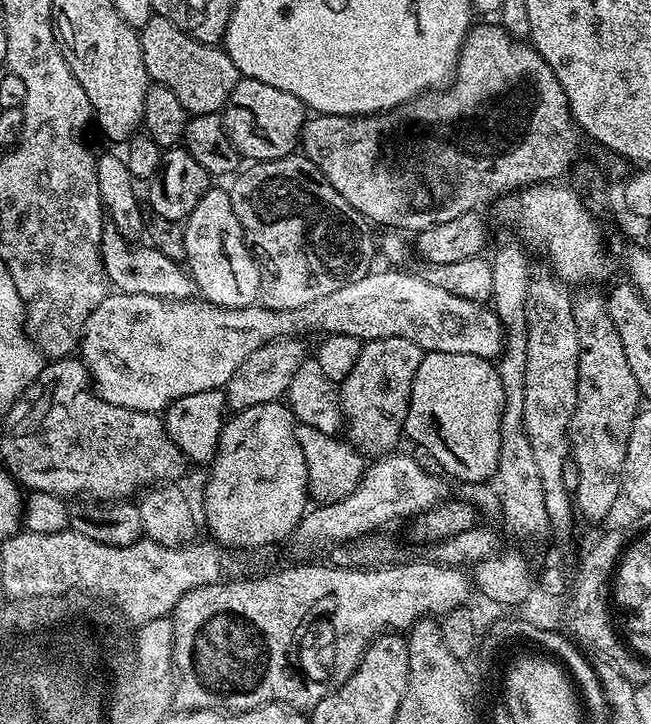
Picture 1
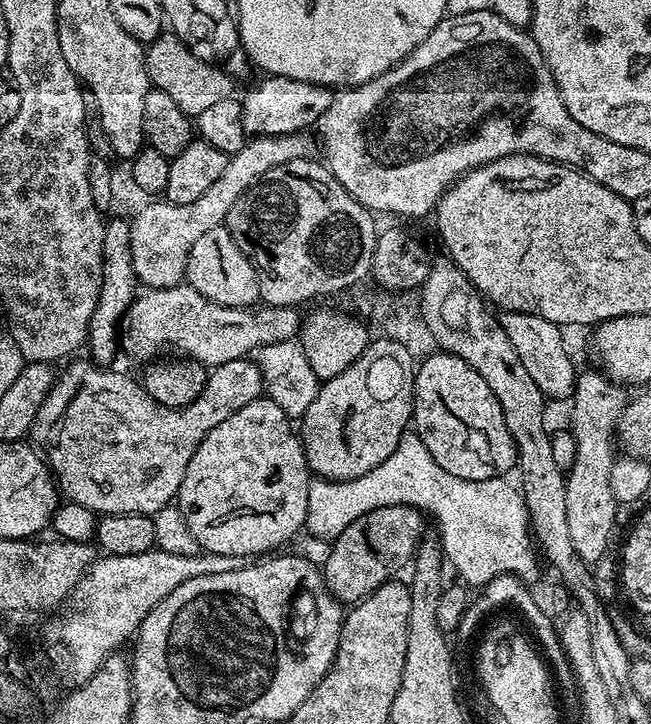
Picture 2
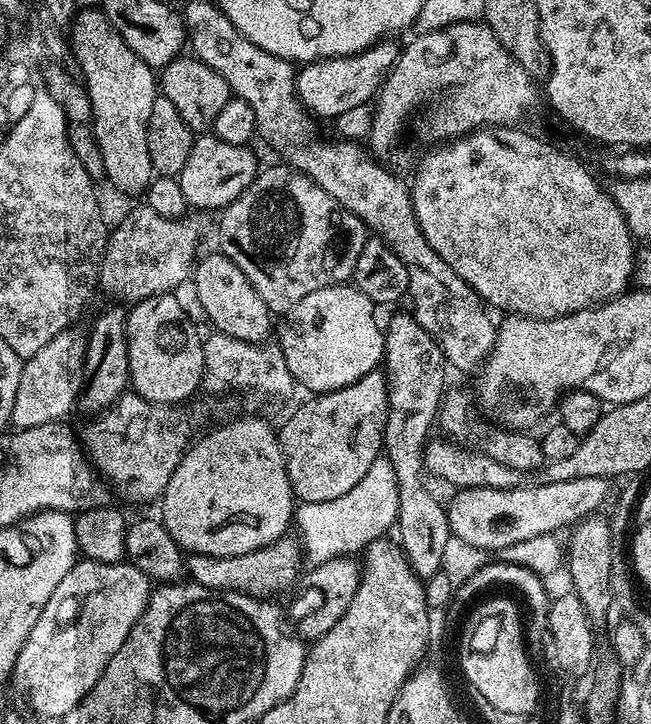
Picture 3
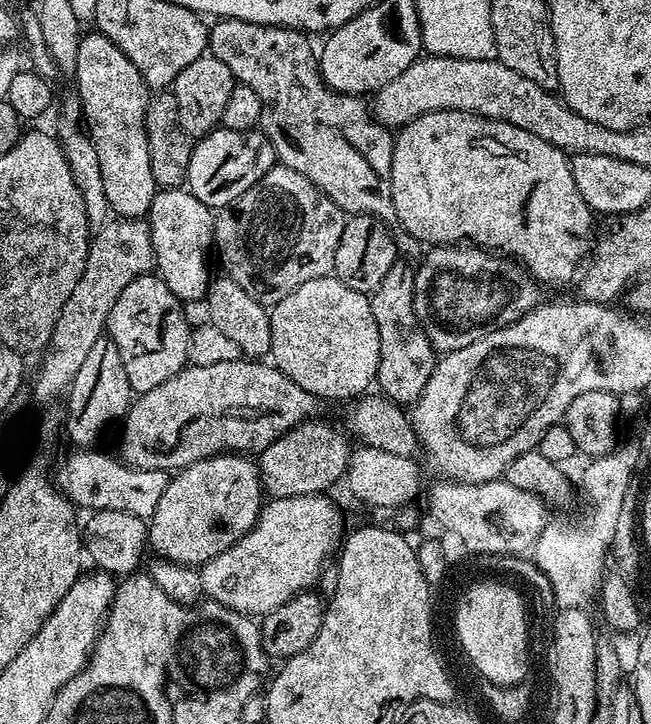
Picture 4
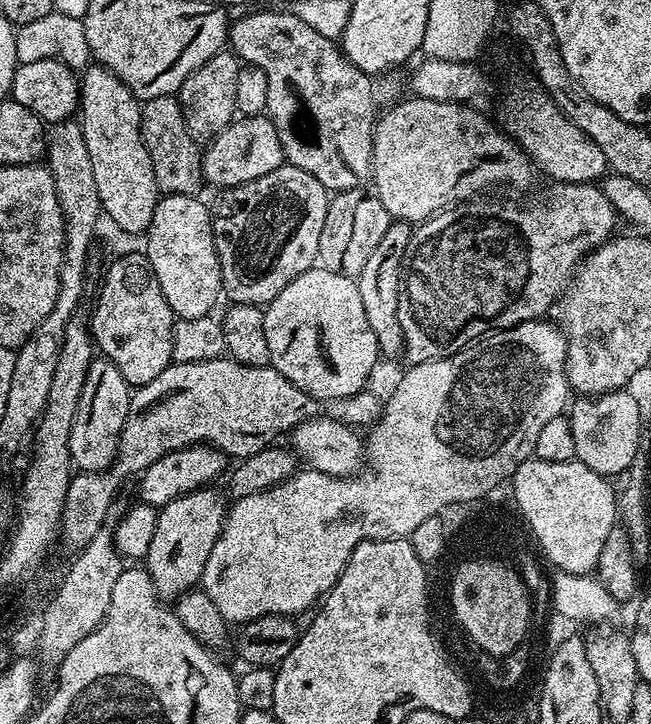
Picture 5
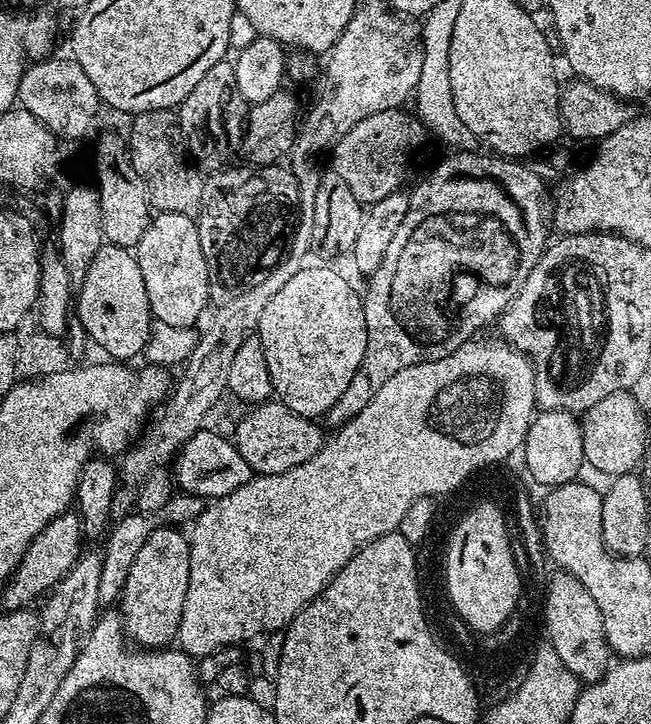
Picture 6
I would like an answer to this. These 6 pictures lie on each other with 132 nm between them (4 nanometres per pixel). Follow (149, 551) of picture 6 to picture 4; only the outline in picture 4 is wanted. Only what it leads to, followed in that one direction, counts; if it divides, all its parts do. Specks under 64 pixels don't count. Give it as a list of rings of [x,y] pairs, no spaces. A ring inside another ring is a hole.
[[[244,454],[208,456],[169,479],[158,510],[147,521],[148,543],[169,564],[202,566],[238,542],[260,517],[262,489],[257,461]]]

